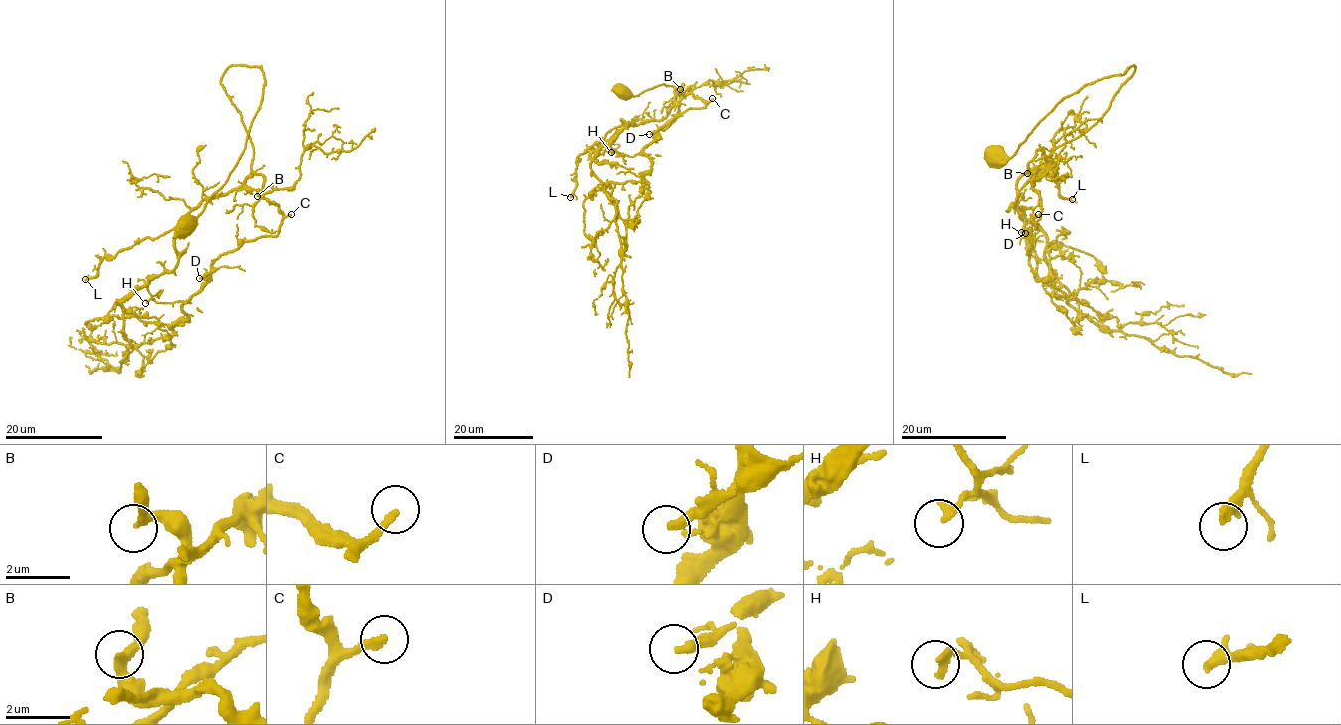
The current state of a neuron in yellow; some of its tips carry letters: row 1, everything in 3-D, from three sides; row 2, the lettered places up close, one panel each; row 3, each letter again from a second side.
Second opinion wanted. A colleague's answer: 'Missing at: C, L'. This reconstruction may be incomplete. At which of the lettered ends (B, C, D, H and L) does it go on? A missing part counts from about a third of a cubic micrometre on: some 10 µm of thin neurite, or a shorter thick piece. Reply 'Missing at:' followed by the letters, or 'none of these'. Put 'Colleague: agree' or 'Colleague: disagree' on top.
Colleague: agree
Missing at: C, L

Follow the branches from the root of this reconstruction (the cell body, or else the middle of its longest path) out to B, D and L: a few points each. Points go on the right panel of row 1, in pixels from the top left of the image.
B: (995, 159), (1012, 156), (1059, 100), (1135, 67), (1101, 117), (1056, 149), (1045, 170), (1038, 175), (1027, 173)
D: (995, 159), (1059, 100), (1135, 67), (1035, 179), (1041, 218), (1025, 233)
L: (995, 159), (1059, 100), (1135, 67), (1108, 110), (1051, 155), (1058, 167), (1029, 169), (1072, 199)

